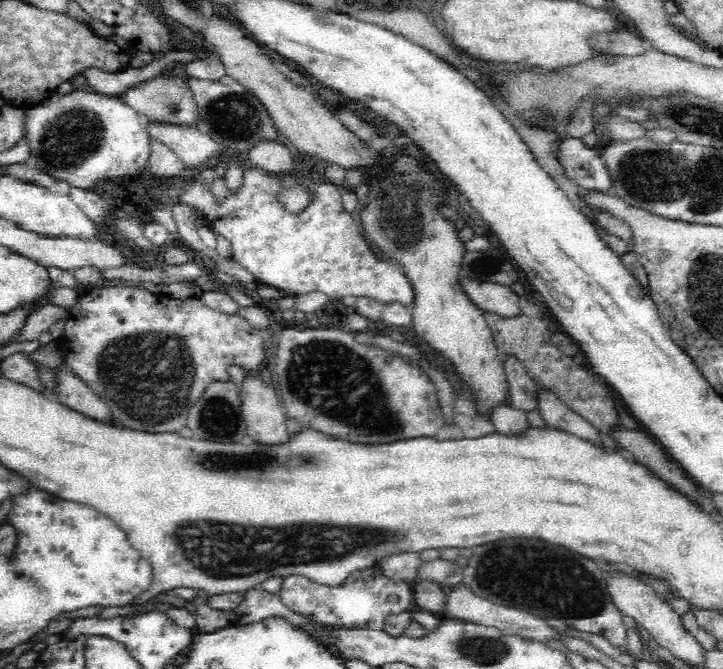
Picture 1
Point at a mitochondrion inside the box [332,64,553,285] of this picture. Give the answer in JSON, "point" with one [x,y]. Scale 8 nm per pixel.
{"point":[402,224]}

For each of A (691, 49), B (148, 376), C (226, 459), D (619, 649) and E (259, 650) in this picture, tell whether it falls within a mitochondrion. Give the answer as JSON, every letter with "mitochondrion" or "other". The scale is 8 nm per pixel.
{"A":"other","B":"mitochondrion","C":"mitochondrion","D":"other","E":"other"}

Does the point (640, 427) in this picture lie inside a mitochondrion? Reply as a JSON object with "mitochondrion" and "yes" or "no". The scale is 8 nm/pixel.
{"mitochondrion":"no"}

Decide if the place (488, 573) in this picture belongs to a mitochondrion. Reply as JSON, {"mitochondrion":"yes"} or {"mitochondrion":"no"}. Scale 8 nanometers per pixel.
{"mitochondrion":"yes"}

